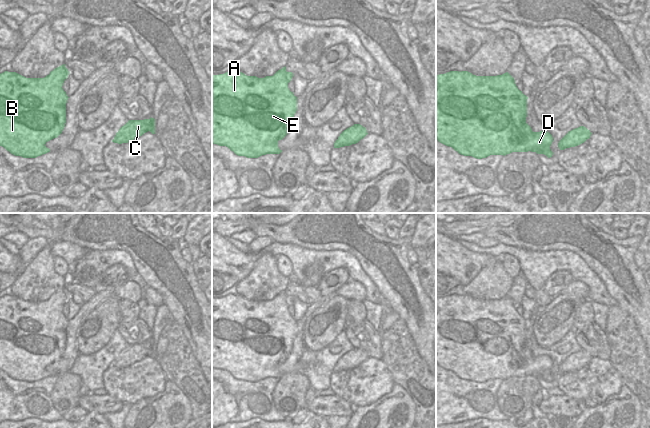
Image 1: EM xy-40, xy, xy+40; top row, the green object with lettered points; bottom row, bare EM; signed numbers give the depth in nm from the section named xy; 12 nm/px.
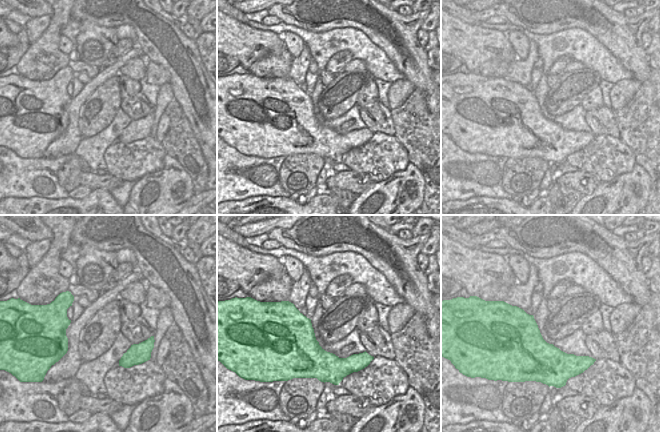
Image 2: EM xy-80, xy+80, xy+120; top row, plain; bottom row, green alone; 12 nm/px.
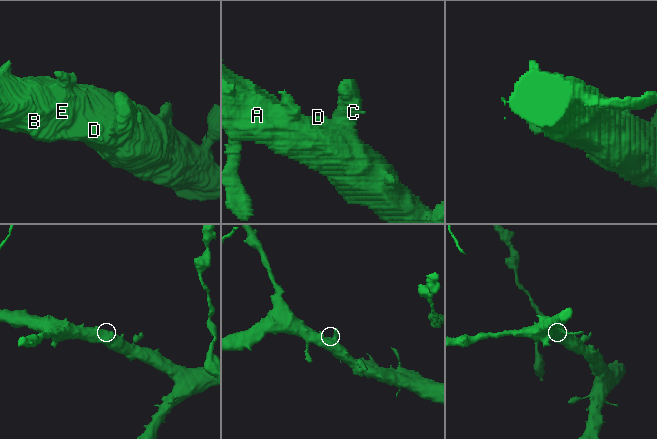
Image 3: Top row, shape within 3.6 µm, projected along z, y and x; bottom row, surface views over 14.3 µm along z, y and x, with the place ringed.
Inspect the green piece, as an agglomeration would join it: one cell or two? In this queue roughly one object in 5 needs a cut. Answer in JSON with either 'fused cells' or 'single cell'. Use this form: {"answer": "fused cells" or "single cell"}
{"answer": "single cell"}

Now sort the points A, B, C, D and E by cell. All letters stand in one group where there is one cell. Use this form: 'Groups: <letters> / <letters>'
Groups: A B C D E.

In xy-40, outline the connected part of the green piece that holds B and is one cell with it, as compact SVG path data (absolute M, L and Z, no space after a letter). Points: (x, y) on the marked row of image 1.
M65 64L44 78L26 78L8 71L0 74L0 146L23 158L36 158L50 152L45 144L57 138L66 123L69 97L62 86L68 75Z

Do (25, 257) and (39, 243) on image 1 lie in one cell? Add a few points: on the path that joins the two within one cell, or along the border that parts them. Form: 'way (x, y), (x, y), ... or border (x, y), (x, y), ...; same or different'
way (28, 254), (36, 246); same

